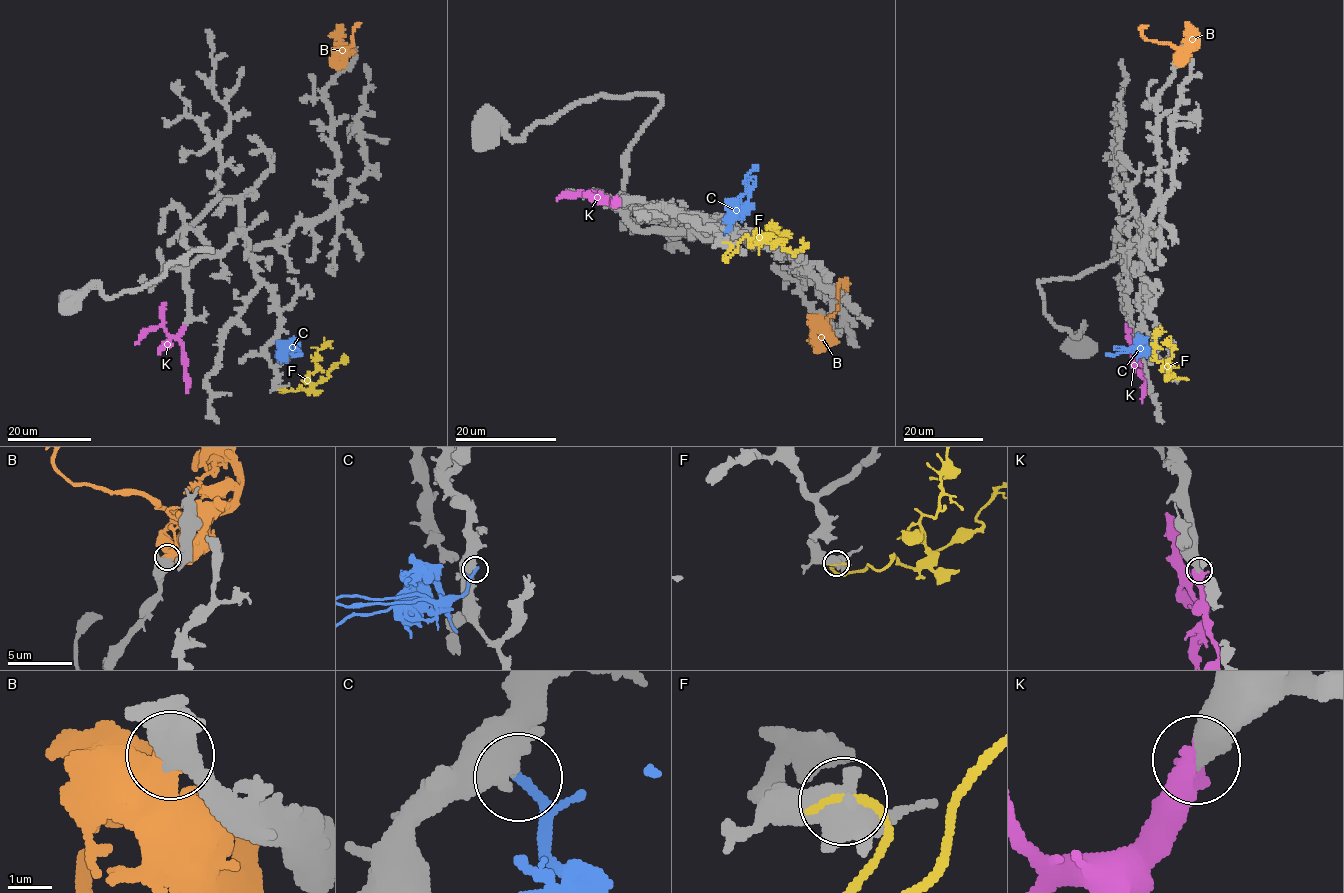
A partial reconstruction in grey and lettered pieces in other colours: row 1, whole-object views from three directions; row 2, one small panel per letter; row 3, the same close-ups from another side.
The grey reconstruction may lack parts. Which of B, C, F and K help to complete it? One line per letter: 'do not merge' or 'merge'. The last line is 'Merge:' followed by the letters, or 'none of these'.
B: do not merge
C: do not merge
F: do not merge
K: merge
Merge: K

